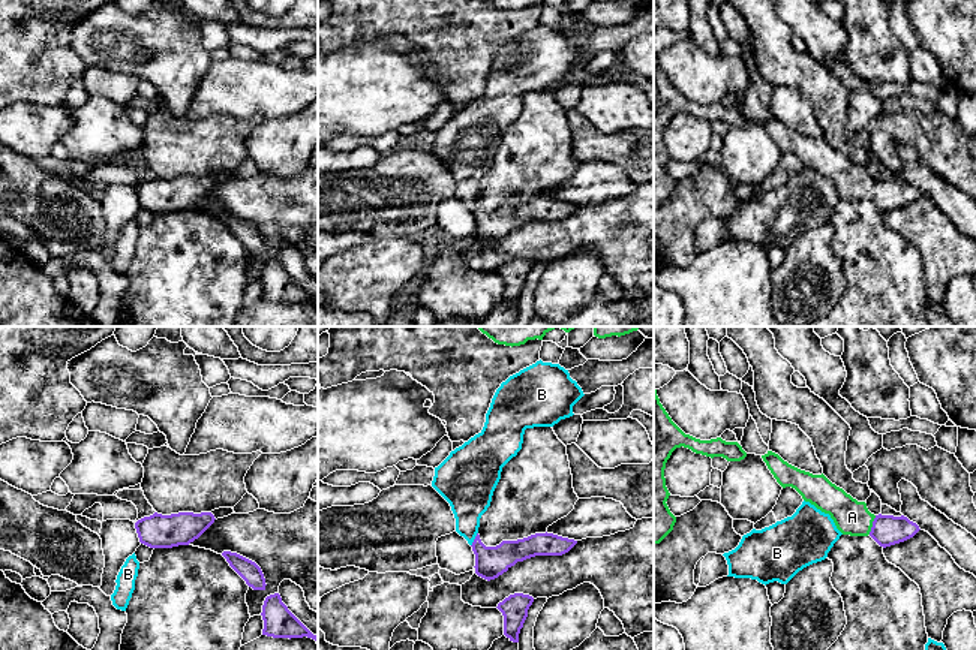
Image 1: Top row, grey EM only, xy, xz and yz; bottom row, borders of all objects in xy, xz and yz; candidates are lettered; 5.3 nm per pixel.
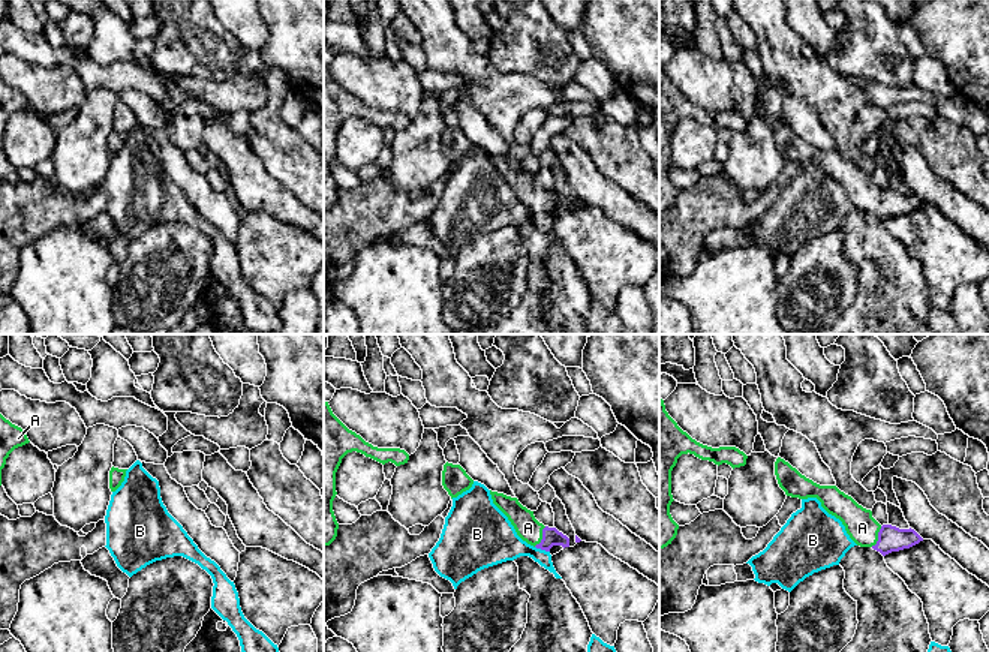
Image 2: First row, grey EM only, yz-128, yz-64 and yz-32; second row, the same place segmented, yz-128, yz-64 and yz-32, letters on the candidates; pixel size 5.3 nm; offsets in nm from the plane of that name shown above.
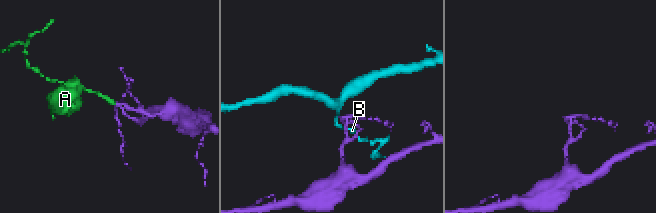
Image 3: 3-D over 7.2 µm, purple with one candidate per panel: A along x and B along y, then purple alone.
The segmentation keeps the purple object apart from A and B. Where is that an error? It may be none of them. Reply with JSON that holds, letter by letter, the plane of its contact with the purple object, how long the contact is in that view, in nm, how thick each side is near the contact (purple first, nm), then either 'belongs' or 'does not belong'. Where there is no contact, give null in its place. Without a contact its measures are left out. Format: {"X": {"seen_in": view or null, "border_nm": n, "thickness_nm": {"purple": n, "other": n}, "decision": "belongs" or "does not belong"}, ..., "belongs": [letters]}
{"A": {"seen_in": "yz", "border_nm": 110, "thickness_nm": {"purple": 170, "other": 190}, "decision": "belongs"}, "B": {"seen_in": "xz", "border_nm": 90, "thickness_nm": {"purple": 170, "other": 240}, "decision": "does not belong"}, "belongs": ["A"]}

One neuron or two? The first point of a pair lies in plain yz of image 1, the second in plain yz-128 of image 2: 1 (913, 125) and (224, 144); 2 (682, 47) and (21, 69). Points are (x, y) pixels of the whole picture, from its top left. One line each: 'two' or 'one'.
1: two
2: one

